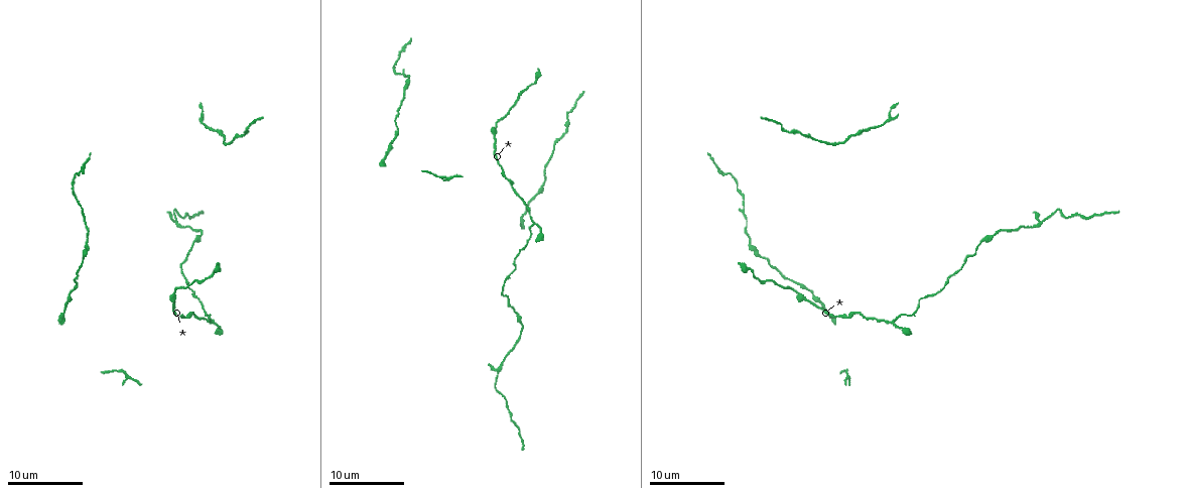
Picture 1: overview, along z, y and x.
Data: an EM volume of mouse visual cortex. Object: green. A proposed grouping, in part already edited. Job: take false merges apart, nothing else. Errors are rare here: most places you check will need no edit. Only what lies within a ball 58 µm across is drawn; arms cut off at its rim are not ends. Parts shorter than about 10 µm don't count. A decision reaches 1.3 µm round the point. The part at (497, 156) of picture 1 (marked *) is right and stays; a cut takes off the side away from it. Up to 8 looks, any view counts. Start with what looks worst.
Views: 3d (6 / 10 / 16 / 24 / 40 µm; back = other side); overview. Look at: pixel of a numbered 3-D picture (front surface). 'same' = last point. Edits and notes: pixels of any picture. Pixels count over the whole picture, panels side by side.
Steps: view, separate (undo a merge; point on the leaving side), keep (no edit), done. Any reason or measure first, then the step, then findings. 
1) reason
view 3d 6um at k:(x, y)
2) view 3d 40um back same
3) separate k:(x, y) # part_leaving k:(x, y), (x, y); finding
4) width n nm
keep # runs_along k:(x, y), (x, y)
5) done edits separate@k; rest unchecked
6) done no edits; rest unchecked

sudden change in width
view 3d 6um at 1:(209, 318)

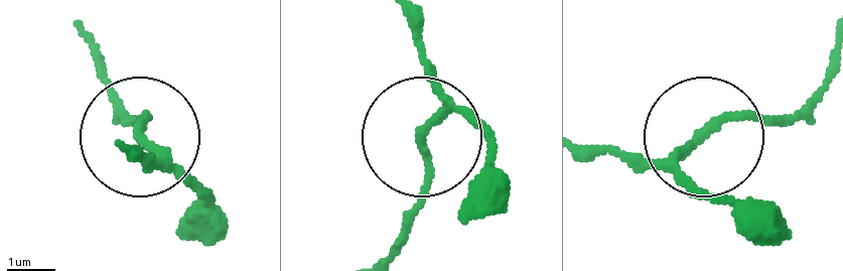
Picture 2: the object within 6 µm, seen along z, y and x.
view 3d 6um back at 2:(143, 135)

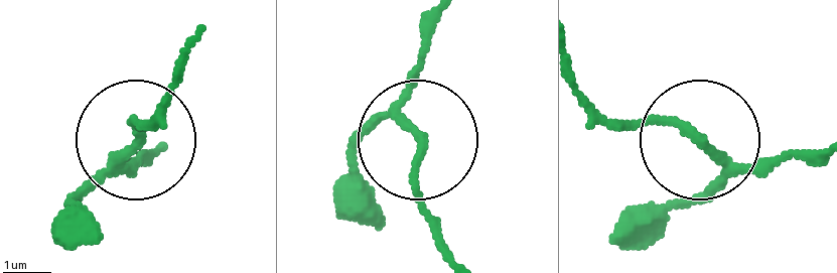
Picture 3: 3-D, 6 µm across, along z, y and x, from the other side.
arms 3
keep # runs_along 3:(158, 151), (134, 163), (118, 155), (130, 119), (154, 119); one cell here

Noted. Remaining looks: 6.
thick turns thin
view 3d 10um at 1:(521, 323)

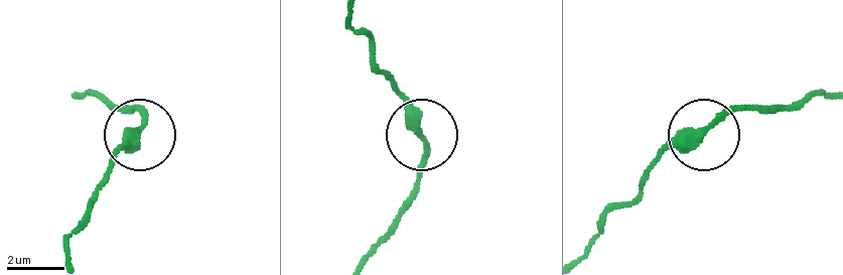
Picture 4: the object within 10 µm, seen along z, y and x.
width 260 nm
keep # runs_along 4:(352, 12), (421, 135), (416, 197); one cell here

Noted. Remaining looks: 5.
view 3d 10um at 1:(492, 132)

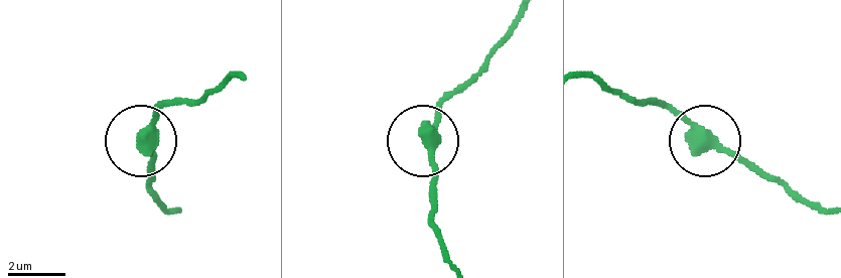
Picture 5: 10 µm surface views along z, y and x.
side_arm 39 um
keep # all the same cell

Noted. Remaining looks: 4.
view 3d 10um at 1:(84, 257)

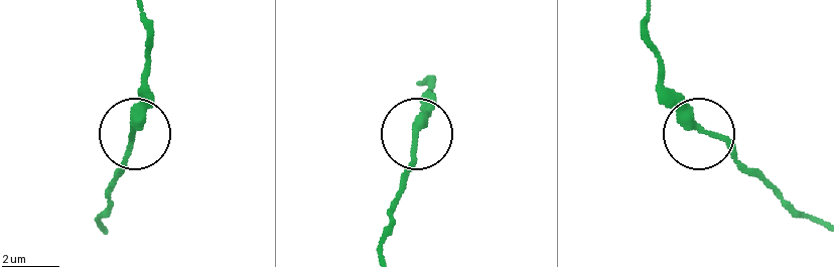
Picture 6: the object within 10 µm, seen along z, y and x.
view 3d 6um at 6:(701, 130)

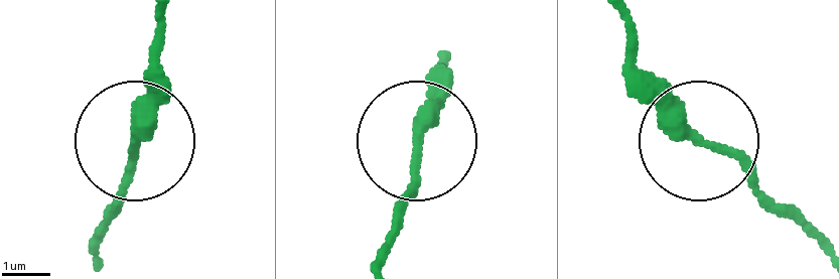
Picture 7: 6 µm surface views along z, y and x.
keep # continuous, no second cell

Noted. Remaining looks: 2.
done no edits; rest unchecked

